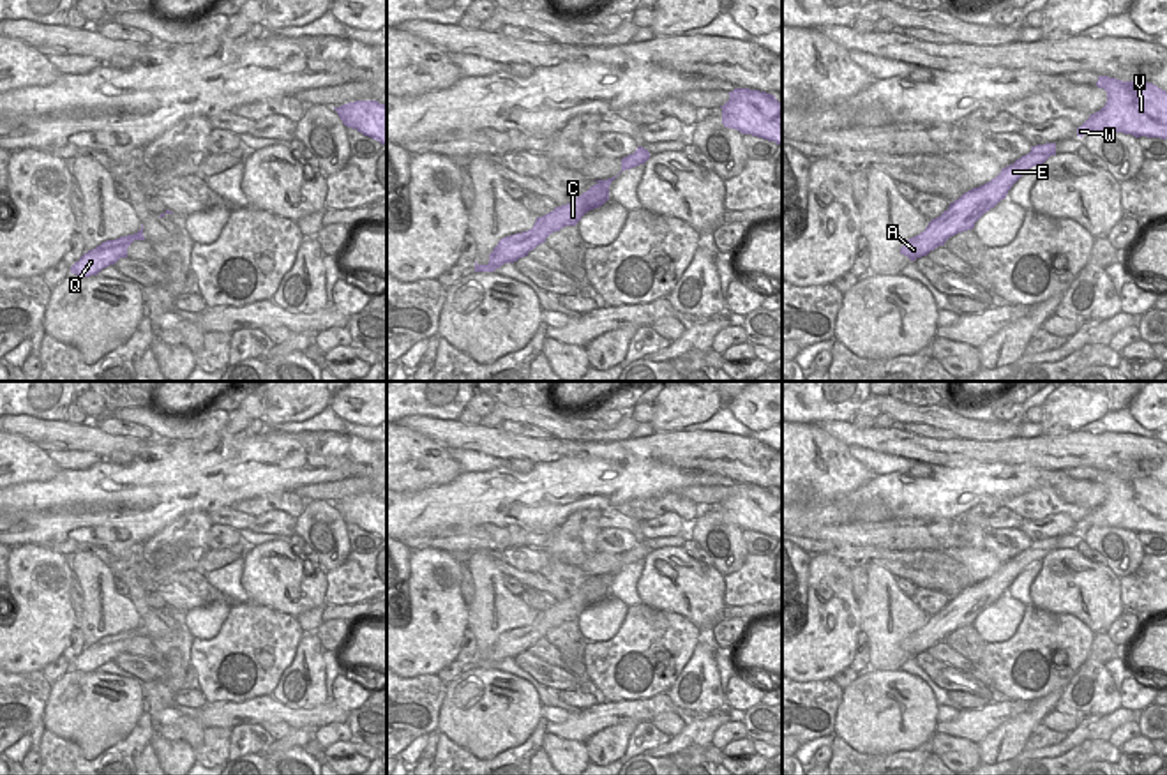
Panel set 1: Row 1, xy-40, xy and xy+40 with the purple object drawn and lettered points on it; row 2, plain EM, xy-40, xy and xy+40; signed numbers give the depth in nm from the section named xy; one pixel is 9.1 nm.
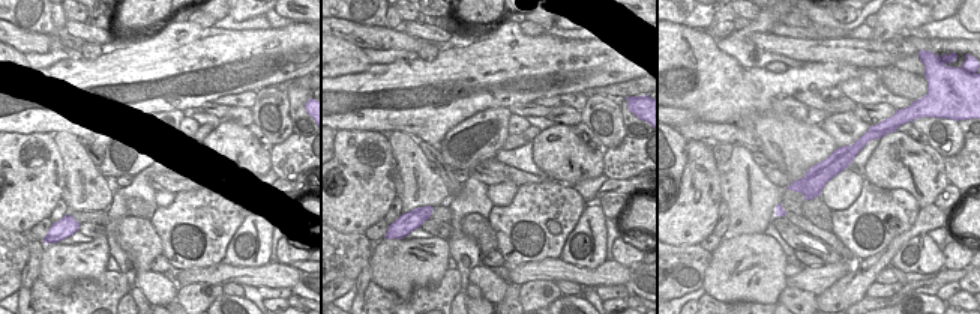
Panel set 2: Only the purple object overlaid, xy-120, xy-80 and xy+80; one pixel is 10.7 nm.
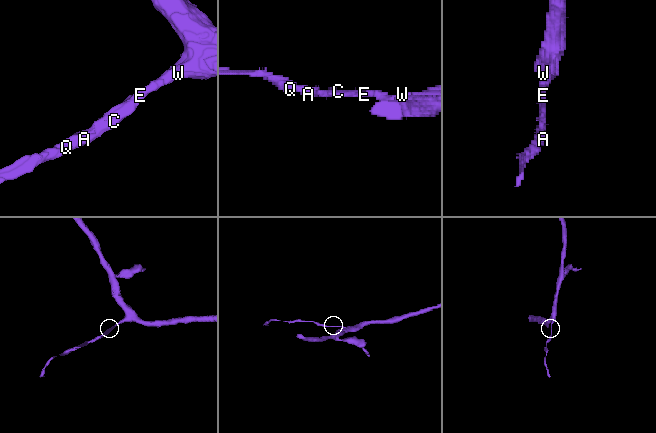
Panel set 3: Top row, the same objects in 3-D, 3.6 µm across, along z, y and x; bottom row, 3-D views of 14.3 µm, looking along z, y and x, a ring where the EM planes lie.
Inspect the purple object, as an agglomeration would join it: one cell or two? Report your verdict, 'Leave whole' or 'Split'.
Leave whole.

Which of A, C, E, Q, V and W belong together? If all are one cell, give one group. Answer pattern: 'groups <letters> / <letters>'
groups A C E Q V W

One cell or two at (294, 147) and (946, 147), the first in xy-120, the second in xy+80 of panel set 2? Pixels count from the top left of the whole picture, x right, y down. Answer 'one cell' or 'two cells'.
two cells

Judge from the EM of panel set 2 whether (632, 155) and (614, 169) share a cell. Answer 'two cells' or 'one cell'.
one cell

